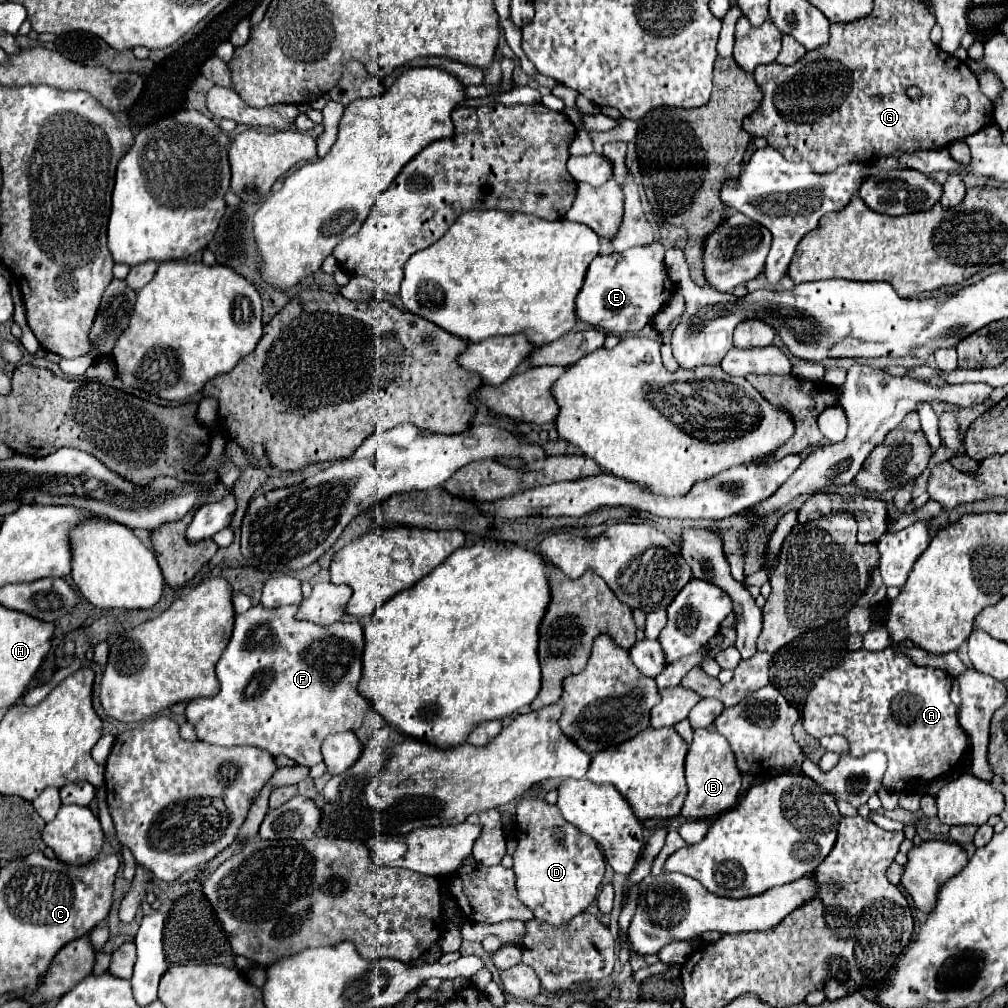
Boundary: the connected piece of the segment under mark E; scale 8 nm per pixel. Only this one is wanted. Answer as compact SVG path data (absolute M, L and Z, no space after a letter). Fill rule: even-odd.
M660 242L634 246L624 252L598 254L590 262L586 280L576 296L576 316L610 334L630 336L642 330L674 292L664 264L664 246Z

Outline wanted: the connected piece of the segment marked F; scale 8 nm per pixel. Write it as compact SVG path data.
M258 604L236 616L230 644L216 666L220 692L214 698L194 698L186 704L186 720L194 726L198 740L218 746L256 746L268 750L272 756L284 754L296 760L296 764L312 768L322 760L320 744L328 734L358 730L362 726L372 706L358 692L364 652L362 626L356 622L318 626L296 620L298 608L299 604L282 608L262 608Z

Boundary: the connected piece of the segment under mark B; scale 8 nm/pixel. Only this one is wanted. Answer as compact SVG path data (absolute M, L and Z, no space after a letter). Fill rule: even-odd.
M696 728L694 730L694 740L688 748L686 756L686 782L688 782L688 796L682 808L682 816L690 820L700 820L700 818L712 818L728 808L734 806L740 790L740 770L734 760L734 752L714 728Z

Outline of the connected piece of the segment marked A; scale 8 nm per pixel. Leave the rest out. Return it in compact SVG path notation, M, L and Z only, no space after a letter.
M860 648L848 652L840 666L828 670L816 682L806 698L802 722L806 732L814 738L842 734L850 744L852 756L864 756L864 750L882 750L888 756L888 768L882 776L882 786L900 792L946 774L966 752L968 736L958 722L958 708L948 696L950 686L952 678L944 670L916 666L906 654L900 654L892 648L880 652Z

